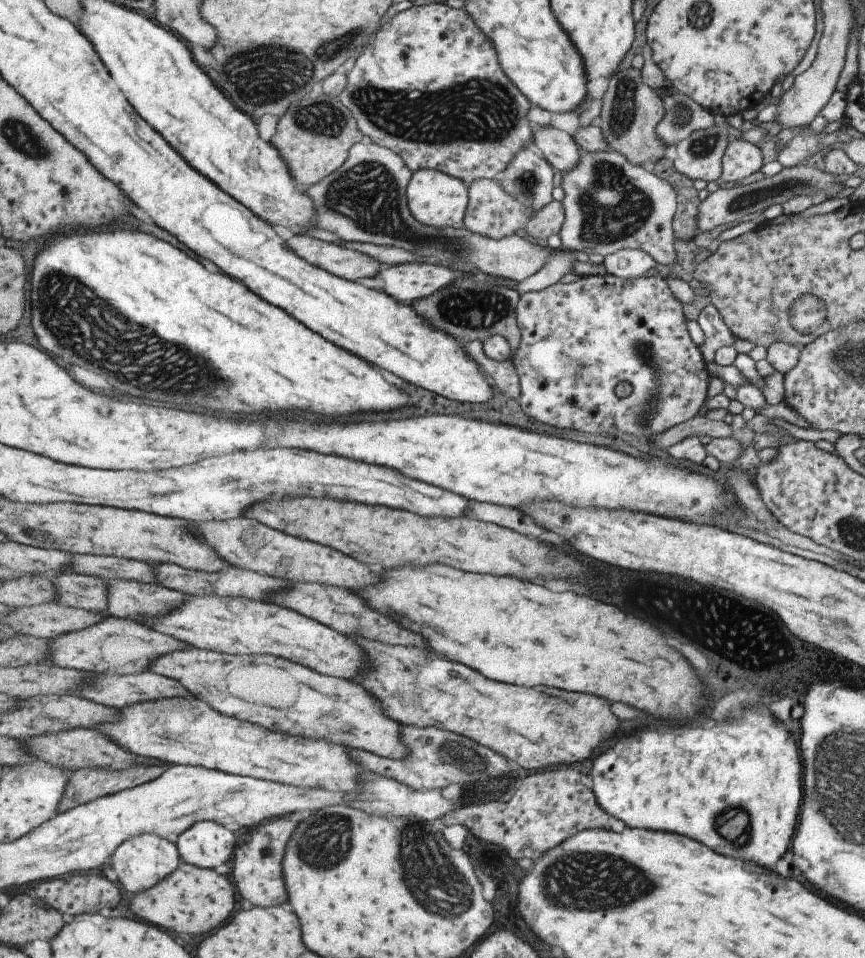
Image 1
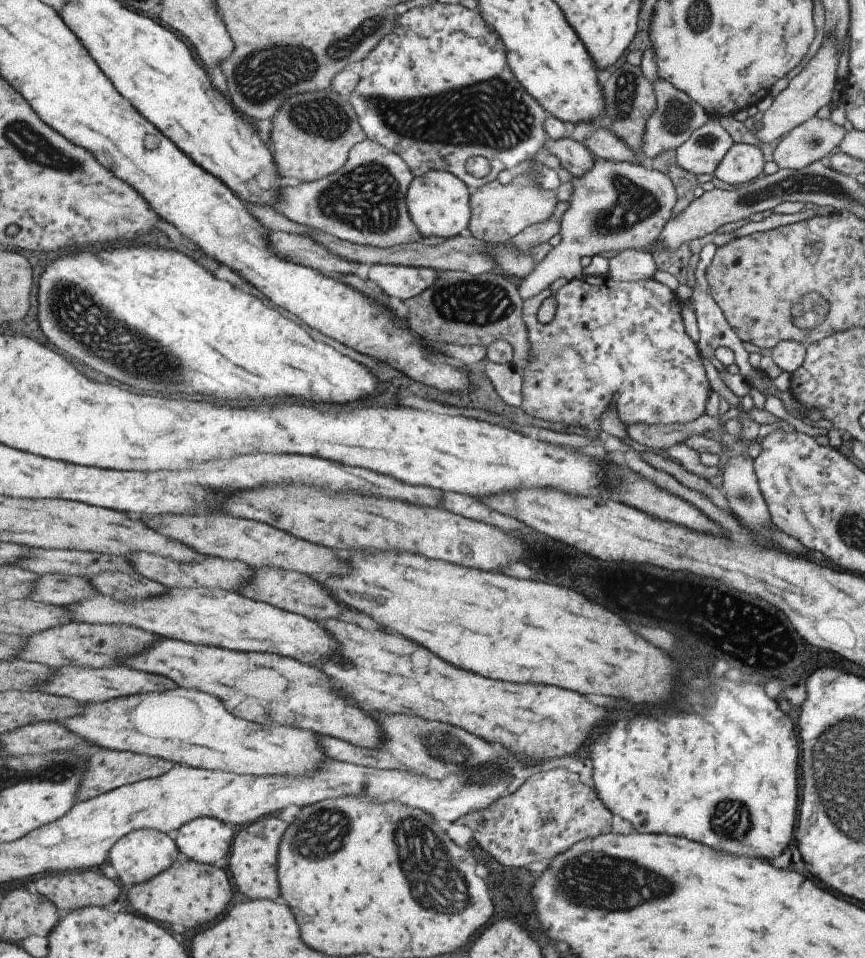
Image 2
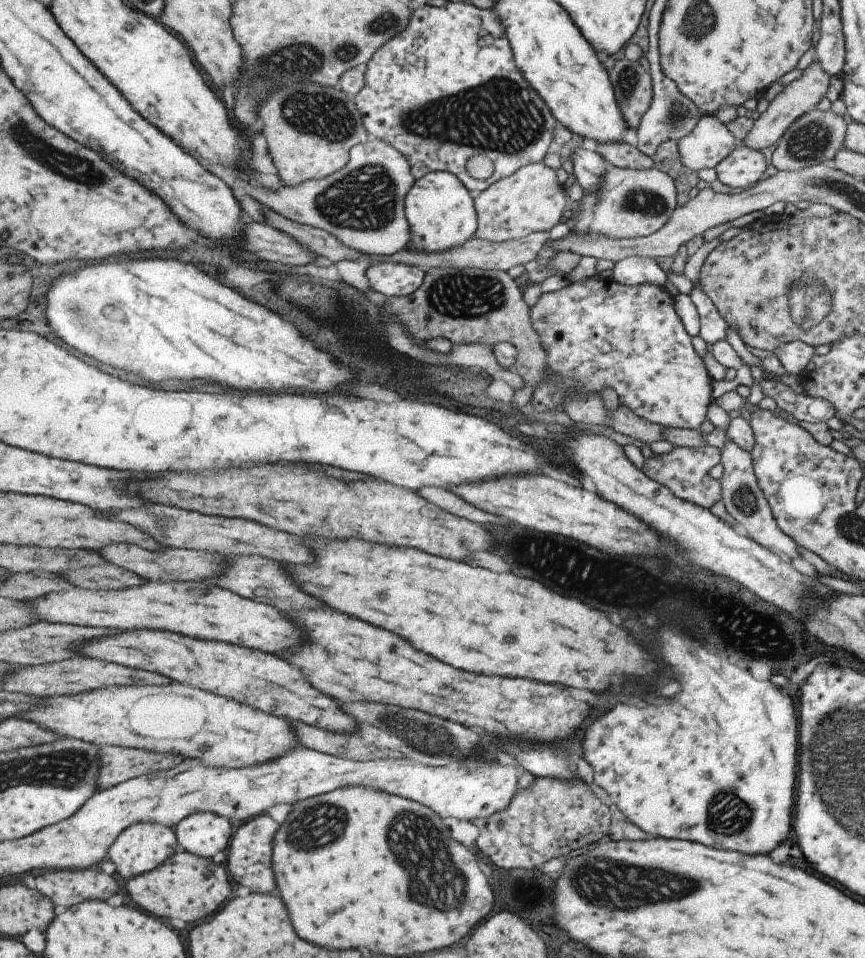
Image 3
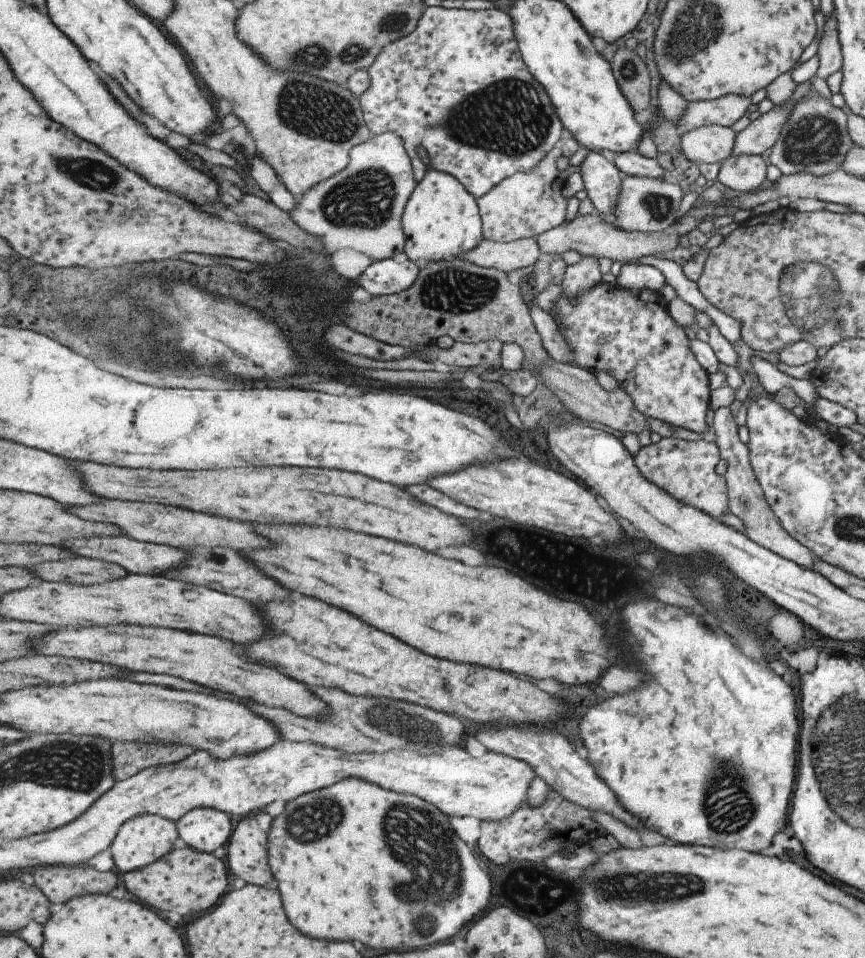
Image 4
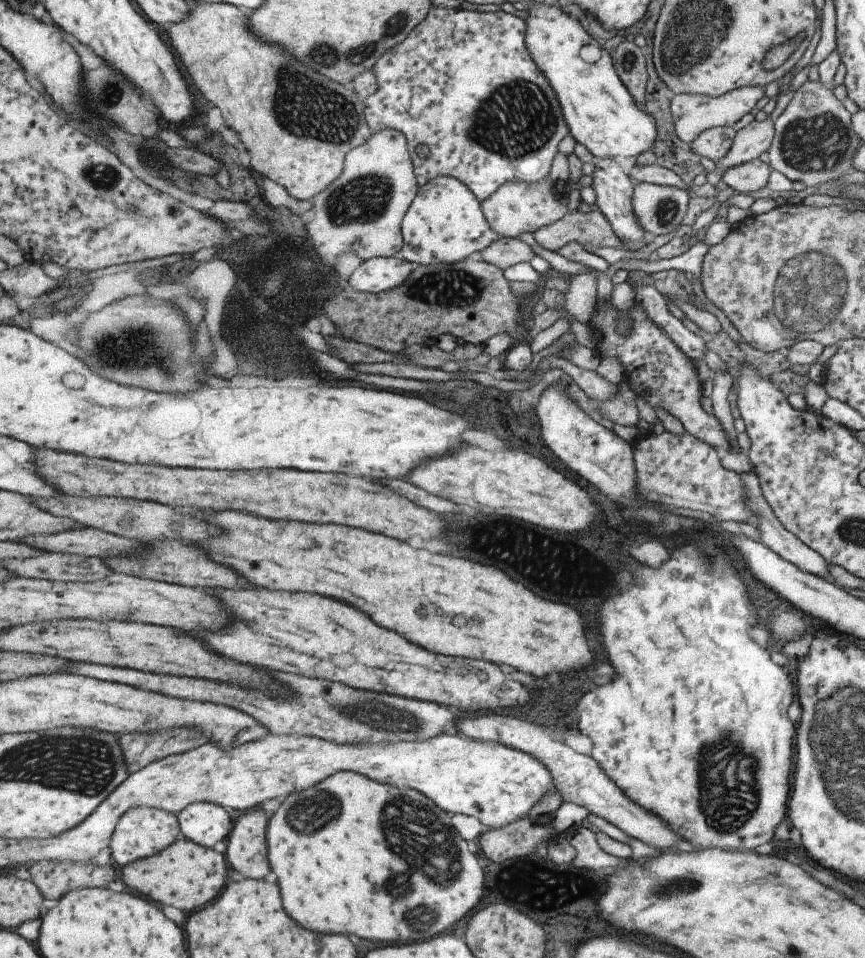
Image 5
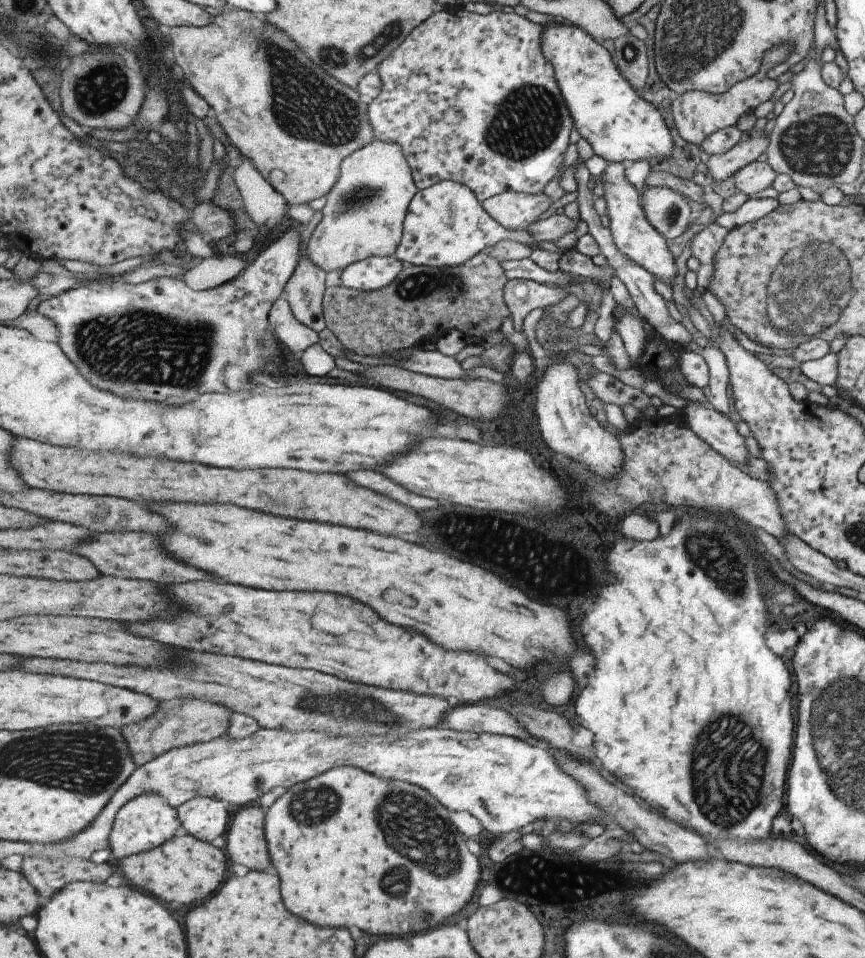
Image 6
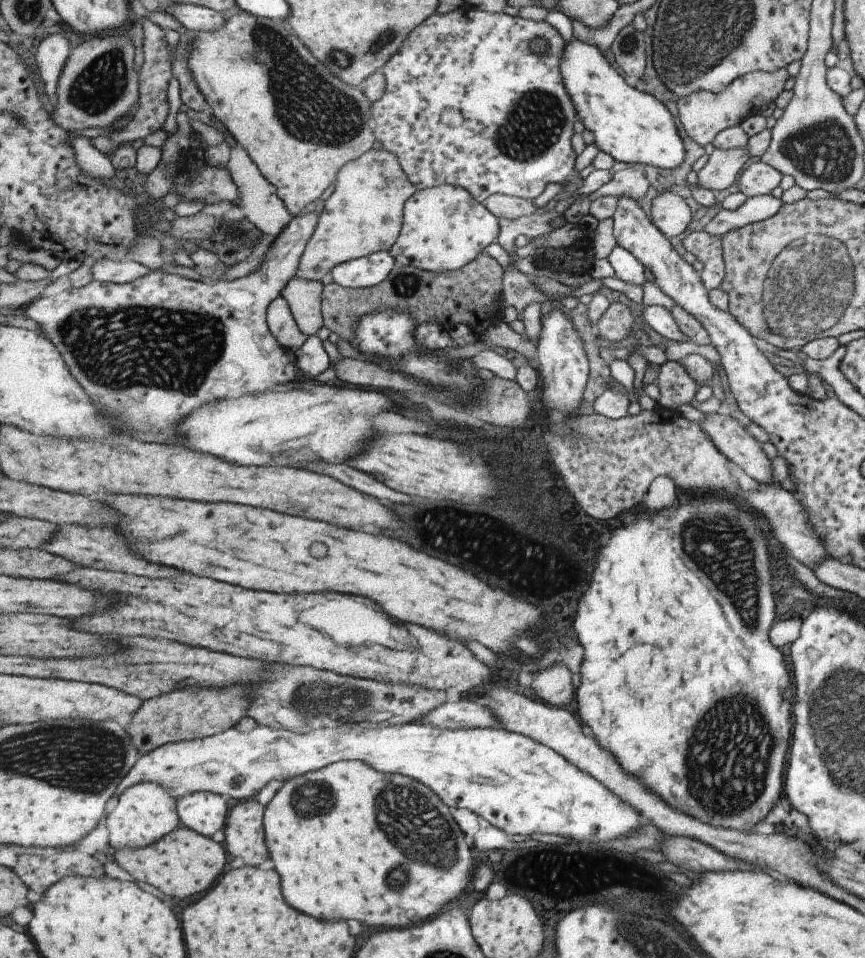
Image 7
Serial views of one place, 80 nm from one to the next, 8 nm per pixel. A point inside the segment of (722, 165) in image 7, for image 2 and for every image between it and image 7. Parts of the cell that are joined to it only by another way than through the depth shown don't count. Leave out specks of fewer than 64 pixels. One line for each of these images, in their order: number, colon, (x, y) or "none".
2: (810, 89)
3: (796, 98)
4: (762, 131)
5: (751, 141)
6: (753, 143)

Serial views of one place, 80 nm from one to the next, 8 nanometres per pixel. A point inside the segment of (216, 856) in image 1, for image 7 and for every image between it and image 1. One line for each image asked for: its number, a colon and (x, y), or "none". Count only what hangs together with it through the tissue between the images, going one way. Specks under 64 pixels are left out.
2: (206, 839)
3: (205, 834)
4: (205, 829)
5: (207, 824)
6: (205, 817)
7: (206, 813)

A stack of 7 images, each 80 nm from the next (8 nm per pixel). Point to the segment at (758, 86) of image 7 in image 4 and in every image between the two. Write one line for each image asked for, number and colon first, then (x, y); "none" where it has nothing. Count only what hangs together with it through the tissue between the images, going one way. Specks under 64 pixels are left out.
4: (724, 111)
5: (691, 114)
6: (696, 114)

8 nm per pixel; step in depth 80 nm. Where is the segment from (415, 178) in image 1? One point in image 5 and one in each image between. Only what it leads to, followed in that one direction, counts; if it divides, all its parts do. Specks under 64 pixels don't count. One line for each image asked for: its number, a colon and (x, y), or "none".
2: (439, 202)
3: (441, 210)
4: (442, 219)
5: (446, 223)

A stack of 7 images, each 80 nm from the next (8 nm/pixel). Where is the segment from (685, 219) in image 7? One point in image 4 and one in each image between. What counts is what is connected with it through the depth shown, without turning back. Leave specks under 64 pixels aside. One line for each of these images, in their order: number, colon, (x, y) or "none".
4: (644, 204)
5: (658, 209)
6: (666, 211)

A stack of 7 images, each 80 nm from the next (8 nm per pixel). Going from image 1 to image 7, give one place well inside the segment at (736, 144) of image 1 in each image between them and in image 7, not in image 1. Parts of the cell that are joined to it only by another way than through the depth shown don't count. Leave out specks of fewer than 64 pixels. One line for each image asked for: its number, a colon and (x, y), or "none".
2: (742, 162)
3: (743, 166)
4: (744, 173)
5: (749, 176)
6: (756, 176)
7: (758, 178)

